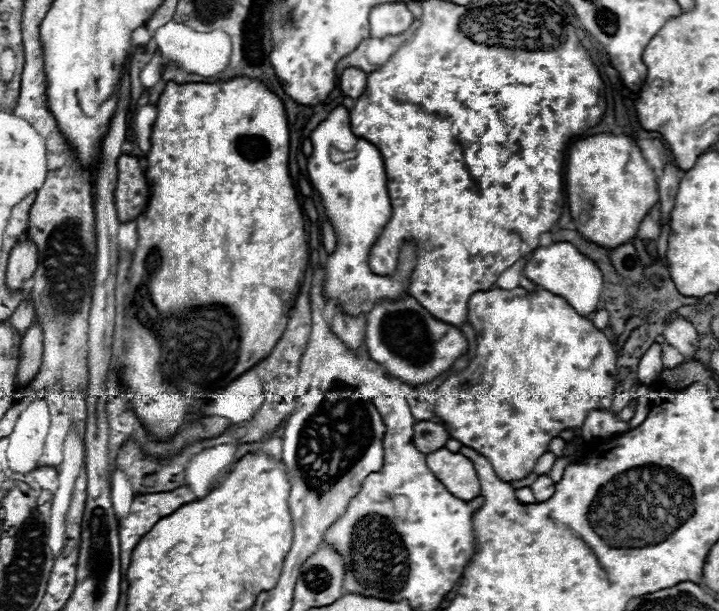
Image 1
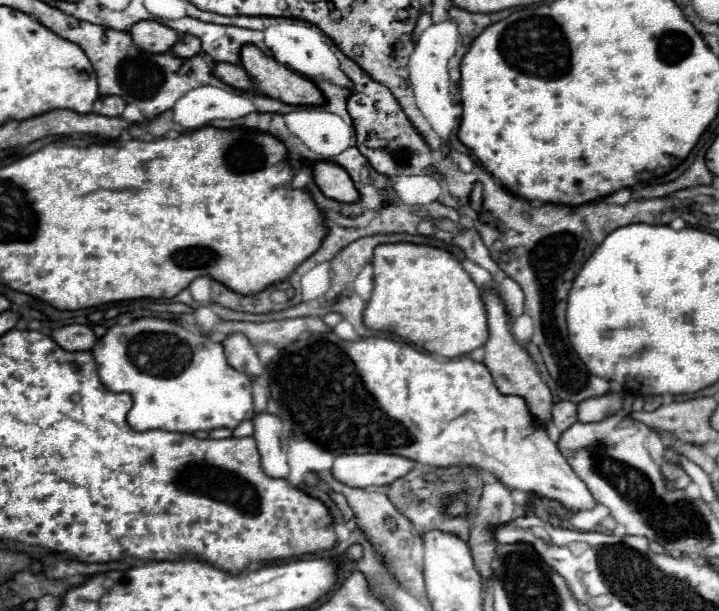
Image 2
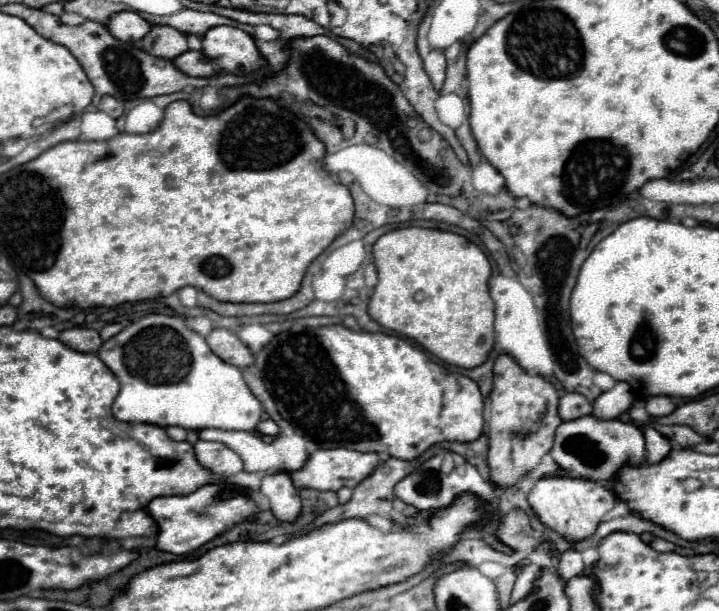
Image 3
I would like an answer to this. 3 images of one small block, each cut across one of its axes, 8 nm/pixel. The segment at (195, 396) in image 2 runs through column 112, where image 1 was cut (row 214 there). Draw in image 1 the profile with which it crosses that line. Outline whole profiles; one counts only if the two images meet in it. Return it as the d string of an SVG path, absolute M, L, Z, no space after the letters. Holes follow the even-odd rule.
M344 106L334 108L328 118L310 134L314 152L308 158L308 176L312 186L320 192L324 200L326 216L336 232L336 250L326 260L326 280L324 280L324 298L336 300L344 314L358 316L368 314L376 302L382 298L400 300L408 296L410 274L416 266L416 248L406 242L400 248L398 266L392 276L376 276L368 266L368 256L384 226L390 220L390 198L386 188L386 172L382 164L382 156L378 148L370 142L352 134L350 116ZM330 148L338 148L342 152L354 150L356 158L334 164L330 160Z

